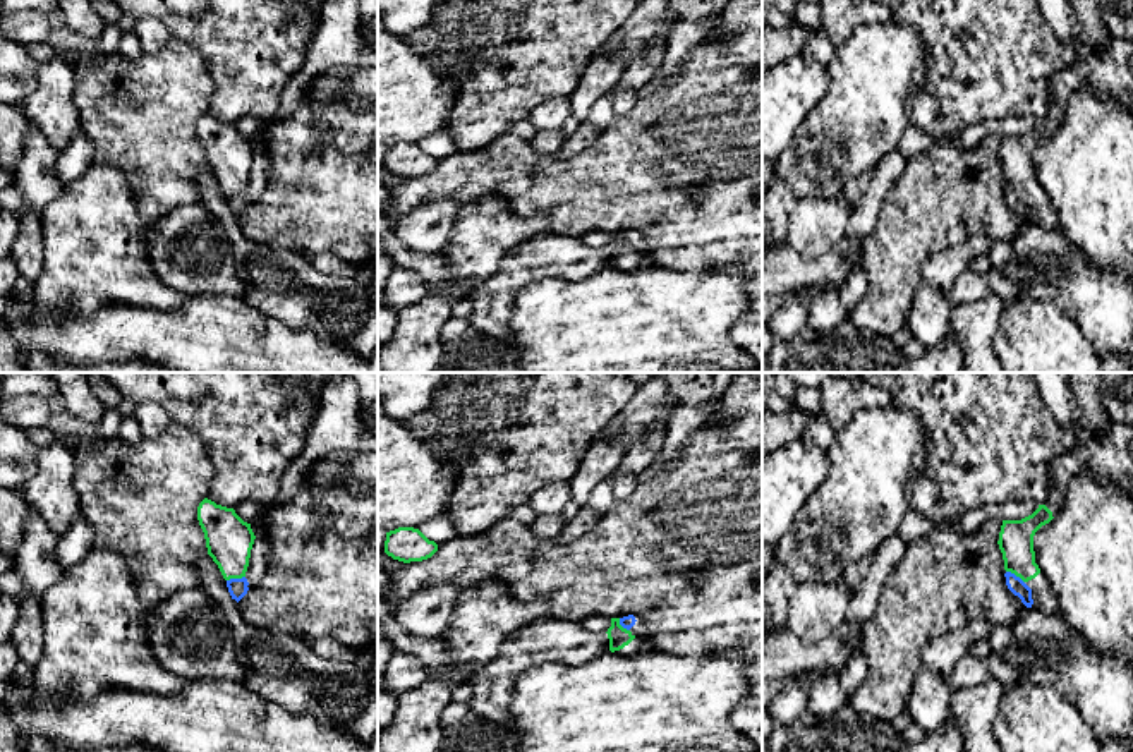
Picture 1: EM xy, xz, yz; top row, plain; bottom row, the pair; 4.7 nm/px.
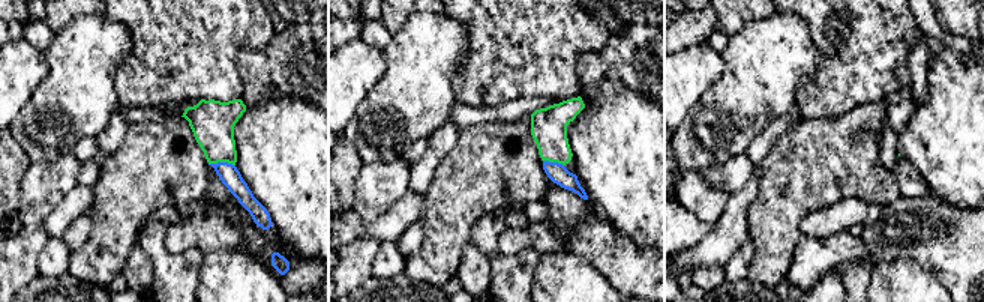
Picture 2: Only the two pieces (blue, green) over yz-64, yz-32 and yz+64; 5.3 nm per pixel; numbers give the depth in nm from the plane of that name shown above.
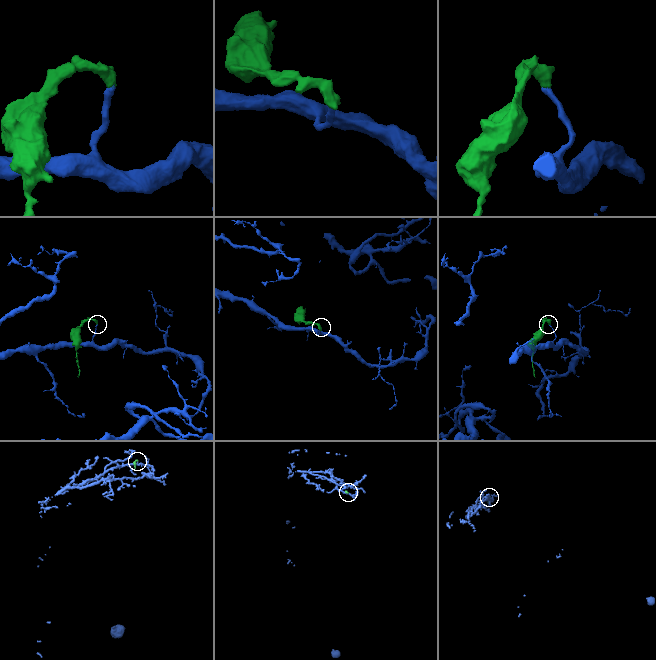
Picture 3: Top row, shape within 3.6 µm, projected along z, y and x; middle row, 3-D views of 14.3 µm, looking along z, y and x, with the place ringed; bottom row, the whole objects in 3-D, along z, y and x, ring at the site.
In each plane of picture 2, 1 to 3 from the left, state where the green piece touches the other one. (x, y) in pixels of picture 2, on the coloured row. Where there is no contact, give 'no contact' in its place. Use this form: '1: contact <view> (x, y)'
1: contact yz-64 (222, 163)
2: contact yz-32 (554, 163)
3: no contact

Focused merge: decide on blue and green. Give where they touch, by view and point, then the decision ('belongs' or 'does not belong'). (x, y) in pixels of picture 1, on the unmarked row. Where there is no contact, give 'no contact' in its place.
xy (236, 194) | belongs

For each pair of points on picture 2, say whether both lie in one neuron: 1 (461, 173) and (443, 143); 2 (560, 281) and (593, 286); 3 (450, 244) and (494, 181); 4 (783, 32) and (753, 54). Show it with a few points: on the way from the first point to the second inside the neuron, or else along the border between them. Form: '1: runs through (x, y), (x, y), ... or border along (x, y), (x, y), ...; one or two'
1: border along (461, 129), (456, 143), (438, 163), (431, 182); two
2: runs through (567, 286), (585, 286); one
3: runs through (450, 229), (450, 224), (479, 196); one
4: runs through (776, 39), (761, 54); one

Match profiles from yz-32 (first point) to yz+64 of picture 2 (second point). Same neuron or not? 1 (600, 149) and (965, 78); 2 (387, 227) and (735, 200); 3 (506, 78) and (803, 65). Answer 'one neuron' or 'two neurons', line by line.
1: one neuron
2: two neurons
3: two neurons

